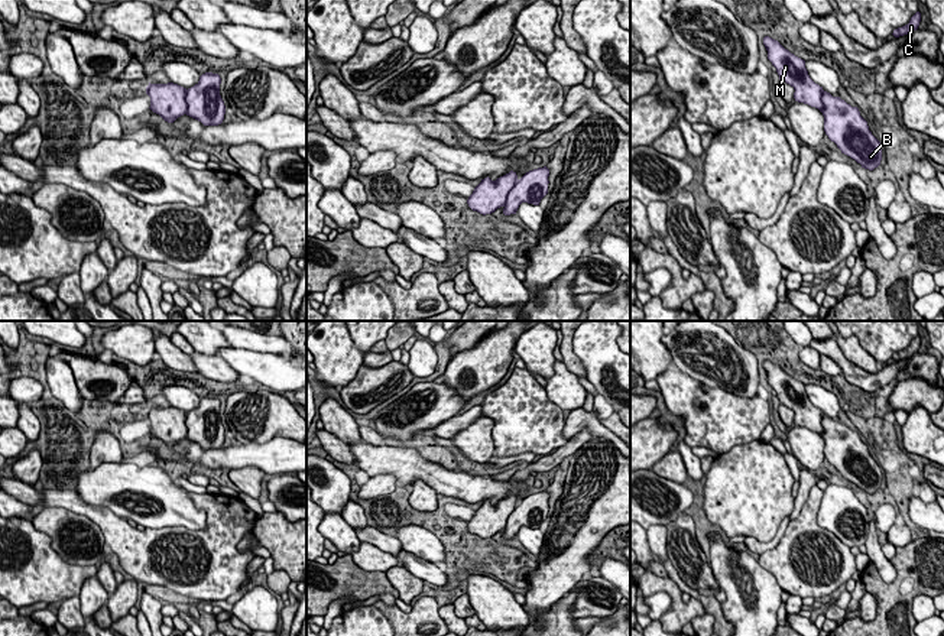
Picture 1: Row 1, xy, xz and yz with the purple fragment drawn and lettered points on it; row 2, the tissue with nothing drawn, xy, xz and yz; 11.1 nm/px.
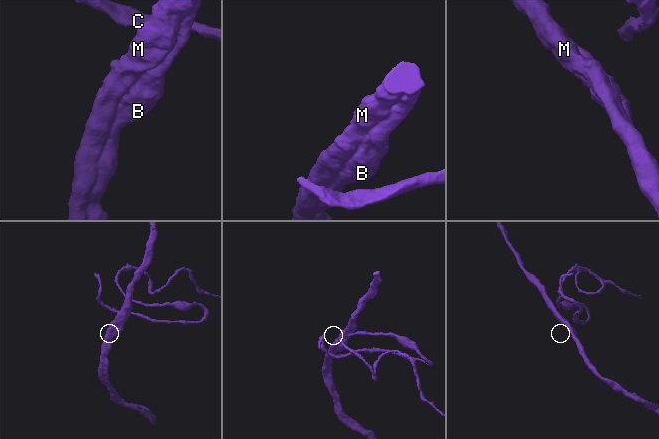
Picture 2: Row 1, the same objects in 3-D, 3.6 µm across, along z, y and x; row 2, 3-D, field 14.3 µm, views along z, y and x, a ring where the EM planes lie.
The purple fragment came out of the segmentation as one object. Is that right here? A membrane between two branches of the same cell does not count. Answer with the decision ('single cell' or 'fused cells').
single cell

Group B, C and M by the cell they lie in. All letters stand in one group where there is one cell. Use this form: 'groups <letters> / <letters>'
groups B C M

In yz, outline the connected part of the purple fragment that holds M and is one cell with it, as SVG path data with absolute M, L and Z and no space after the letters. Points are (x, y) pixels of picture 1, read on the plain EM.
M765 360L763 369L779 403L795 413L795 425L815 431L823 437L824 455L841 477L854 483L864 493L878 491L882 484L880 465L869 454L859 432L851 431L840 421L833 421L815 408L808 399L805 384L791 377L778 364Z

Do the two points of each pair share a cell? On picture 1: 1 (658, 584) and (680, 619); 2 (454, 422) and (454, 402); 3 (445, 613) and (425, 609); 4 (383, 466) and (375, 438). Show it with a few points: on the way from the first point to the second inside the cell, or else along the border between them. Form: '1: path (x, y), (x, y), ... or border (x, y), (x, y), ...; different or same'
1: path (668, 587), (677, 597), (678, 609); same
2: border (457, 414), (428, 428); different
3: border (438, 607), (438, 615), (444, 620); different
4: border (385, 444), (376, 447); different

